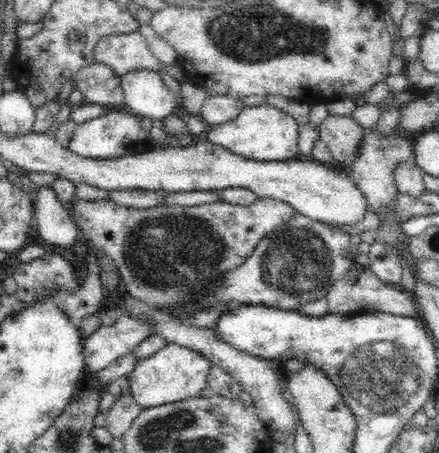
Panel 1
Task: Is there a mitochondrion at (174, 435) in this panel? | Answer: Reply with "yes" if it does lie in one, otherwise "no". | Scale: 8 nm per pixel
yes

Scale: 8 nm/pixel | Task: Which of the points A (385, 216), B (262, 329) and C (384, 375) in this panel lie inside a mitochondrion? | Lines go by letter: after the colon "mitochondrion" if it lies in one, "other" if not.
A: other
B: other
C: mitochondrion

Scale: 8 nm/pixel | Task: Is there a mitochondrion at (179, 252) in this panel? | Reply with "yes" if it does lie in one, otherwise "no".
yes

